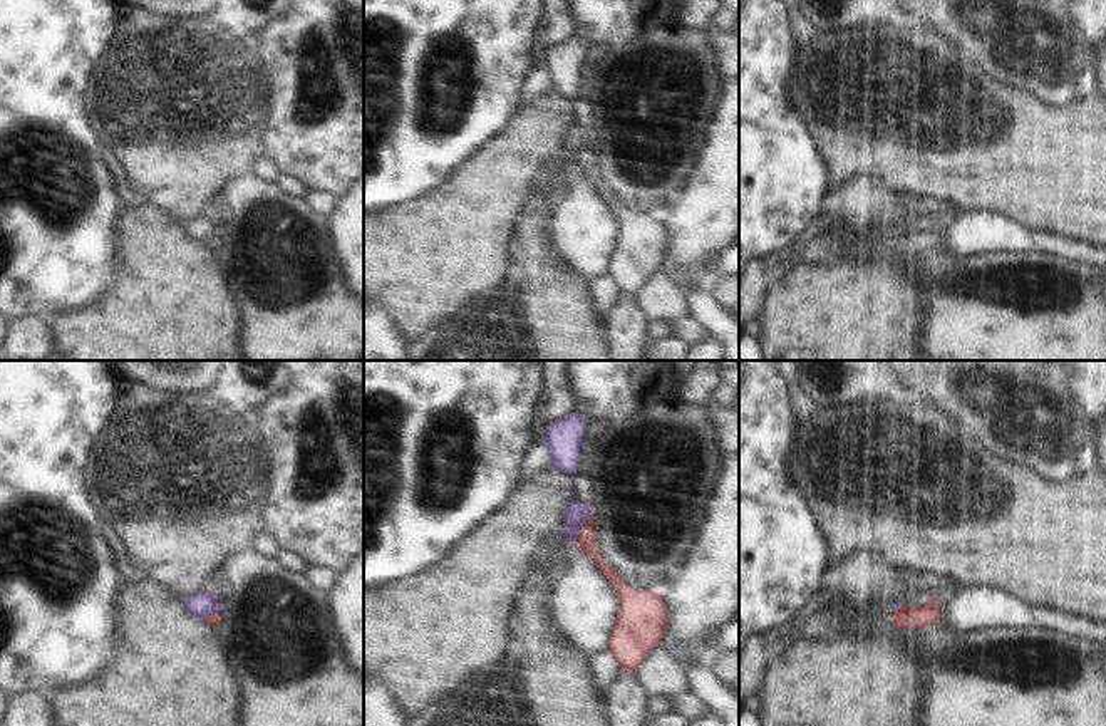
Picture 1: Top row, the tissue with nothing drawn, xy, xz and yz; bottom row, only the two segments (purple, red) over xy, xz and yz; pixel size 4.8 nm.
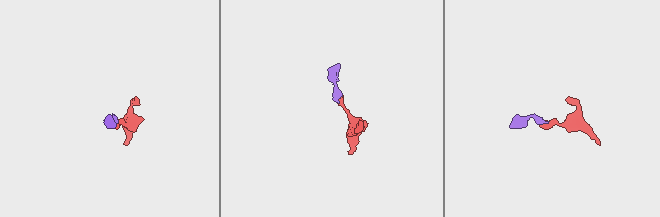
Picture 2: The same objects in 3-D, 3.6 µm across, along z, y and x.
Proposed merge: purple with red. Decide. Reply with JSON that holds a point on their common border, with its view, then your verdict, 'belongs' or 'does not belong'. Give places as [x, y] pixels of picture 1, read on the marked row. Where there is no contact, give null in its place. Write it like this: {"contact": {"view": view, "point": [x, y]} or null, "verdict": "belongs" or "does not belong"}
{"contact": {"view": "xz", "point": [578, 528]}, "verdict": "does not belong"}

